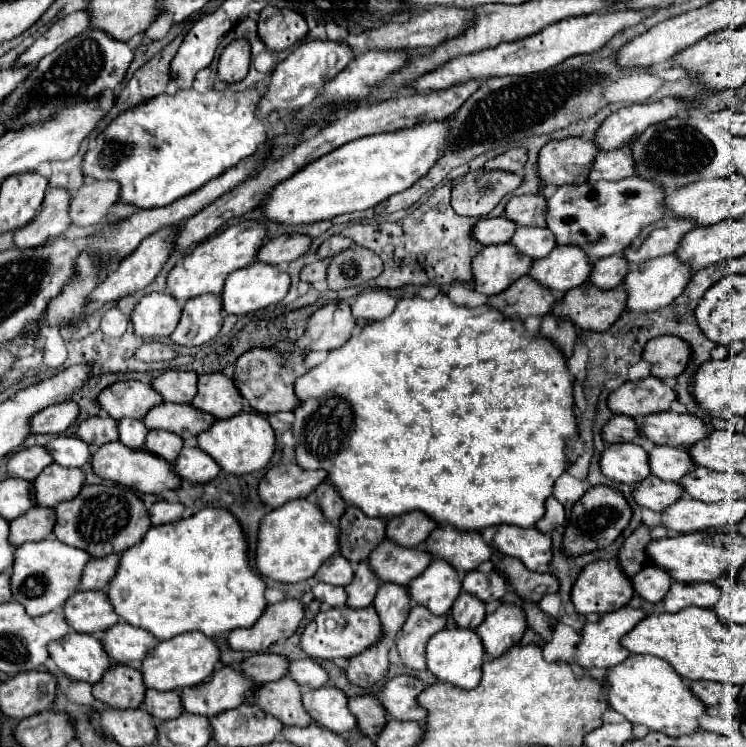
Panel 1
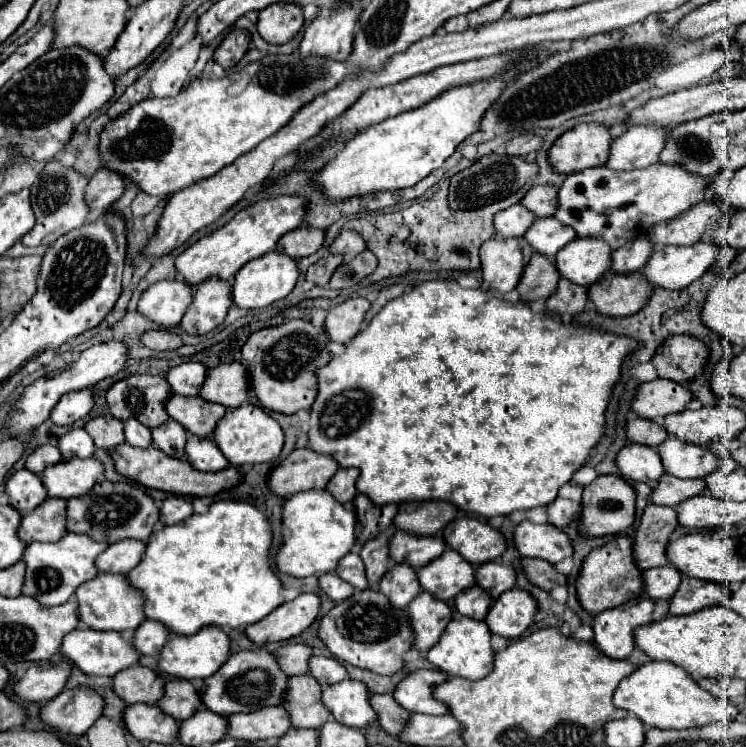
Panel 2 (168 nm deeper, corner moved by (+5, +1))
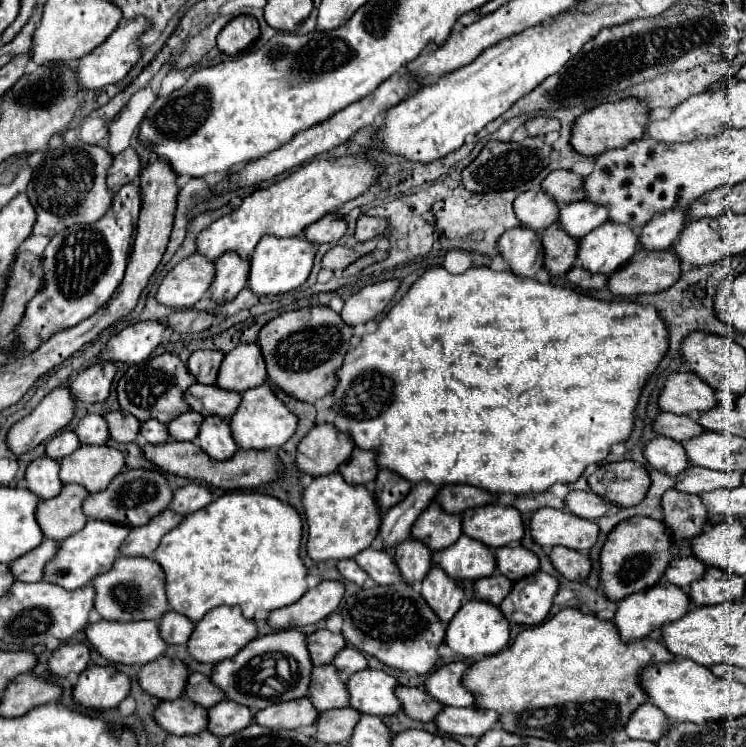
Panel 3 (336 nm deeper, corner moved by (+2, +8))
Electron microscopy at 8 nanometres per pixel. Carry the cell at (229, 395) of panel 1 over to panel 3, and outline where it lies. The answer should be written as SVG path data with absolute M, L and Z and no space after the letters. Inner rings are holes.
M257 343L237 345L229 351L221 363L217 385L229 391L245 393L251 387L257 387L267 381L267 369Z

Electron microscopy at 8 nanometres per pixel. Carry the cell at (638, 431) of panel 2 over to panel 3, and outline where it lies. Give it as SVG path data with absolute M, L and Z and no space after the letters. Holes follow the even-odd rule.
M661 413L655 421L655 433L671 437L675 441L689 441L695 435L701 435L705 429L691 419L689 415L675 415L675 413Z

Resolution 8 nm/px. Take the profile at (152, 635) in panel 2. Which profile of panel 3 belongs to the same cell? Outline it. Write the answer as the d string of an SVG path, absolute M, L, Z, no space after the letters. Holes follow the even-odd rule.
M167 611L161 617L161 637L168 645L185 644L191 637L193 627L195 625L191 623L191 619L187 619L185 615L179 615L177 611Z

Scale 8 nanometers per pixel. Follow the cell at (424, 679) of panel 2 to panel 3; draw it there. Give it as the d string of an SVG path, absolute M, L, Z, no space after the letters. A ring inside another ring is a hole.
M455 661L439 667L433 671L425 683L425 691L441 701L443 705L451 707L473 707L475 697L471 691L463 687L463 675L467 673L469 665L465 661Z

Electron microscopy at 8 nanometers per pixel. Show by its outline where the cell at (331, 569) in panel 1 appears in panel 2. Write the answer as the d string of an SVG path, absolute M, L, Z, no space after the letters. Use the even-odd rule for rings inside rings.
M350 552L348 556L344 556L344 558L338 562L334 574L336 574L338 578L346 580L348 584L352 584L352 586L358 588L358 590L368 588L366 574L364 574L364 564L362 564L360 556L354 554L354 552Z

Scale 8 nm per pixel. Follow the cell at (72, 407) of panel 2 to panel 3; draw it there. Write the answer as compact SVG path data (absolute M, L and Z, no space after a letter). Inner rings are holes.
M103 361L103 363L95 363L91 367L85 367L71 381L75 399L79 399L83 403L105 401L115 373L117 373L117 363L111 363L111 361Z

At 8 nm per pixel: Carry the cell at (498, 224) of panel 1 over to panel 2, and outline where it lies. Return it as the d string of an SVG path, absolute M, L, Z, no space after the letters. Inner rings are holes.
M514 204L498 214L494 214L494 230L500 238L512 238L512 236L524 236L524 232L534 222L534 214L530 214L524 206Z

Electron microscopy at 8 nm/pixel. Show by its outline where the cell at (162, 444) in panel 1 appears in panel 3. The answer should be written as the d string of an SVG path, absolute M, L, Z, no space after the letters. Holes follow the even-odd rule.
M187 411L187 413L179 415L177 419L173 419L167 425L167 429L175 441L195 441L201 423L203 423L201 415L197 415L195 411Z

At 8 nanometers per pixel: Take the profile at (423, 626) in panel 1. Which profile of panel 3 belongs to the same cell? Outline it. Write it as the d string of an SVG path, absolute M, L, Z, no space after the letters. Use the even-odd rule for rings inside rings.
M433 565L427 577L423 579L421 595L425 597L429 607L437 613L437 617L443 623L449 623L453 615L459 611L465 591L459 583L447 577L447 573L439 565Z

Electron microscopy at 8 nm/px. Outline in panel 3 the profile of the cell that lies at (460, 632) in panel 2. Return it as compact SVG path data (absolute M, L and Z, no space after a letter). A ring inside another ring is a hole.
M477 597L465 601L461 605L461 609L457 611L457 615L451 619L451 623L447 625L447 637L445 637L445 645L449 645L453 651L457 651L463 657L469 659L481 659L487 655L495 655L499 651L503 651L509 643L509 621L507 617L501 613L501 609L493 603L481 601Z

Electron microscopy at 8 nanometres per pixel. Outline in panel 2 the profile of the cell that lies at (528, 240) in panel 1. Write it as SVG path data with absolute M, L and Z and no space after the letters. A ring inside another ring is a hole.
M536 218L534 224L524 234L524 240L530 244L530 248L538 254L544 254L546 258L554 260L556 252L576 238L576 232L568 226L562 226L556 218Z

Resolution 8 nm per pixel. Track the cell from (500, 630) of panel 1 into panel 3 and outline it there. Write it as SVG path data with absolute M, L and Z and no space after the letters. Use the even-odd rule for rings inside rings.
M537 571L535 575L515 583L513 591L499 605L505 617L521 625L539 625L553 607L553 597L559 591L557 577Z

